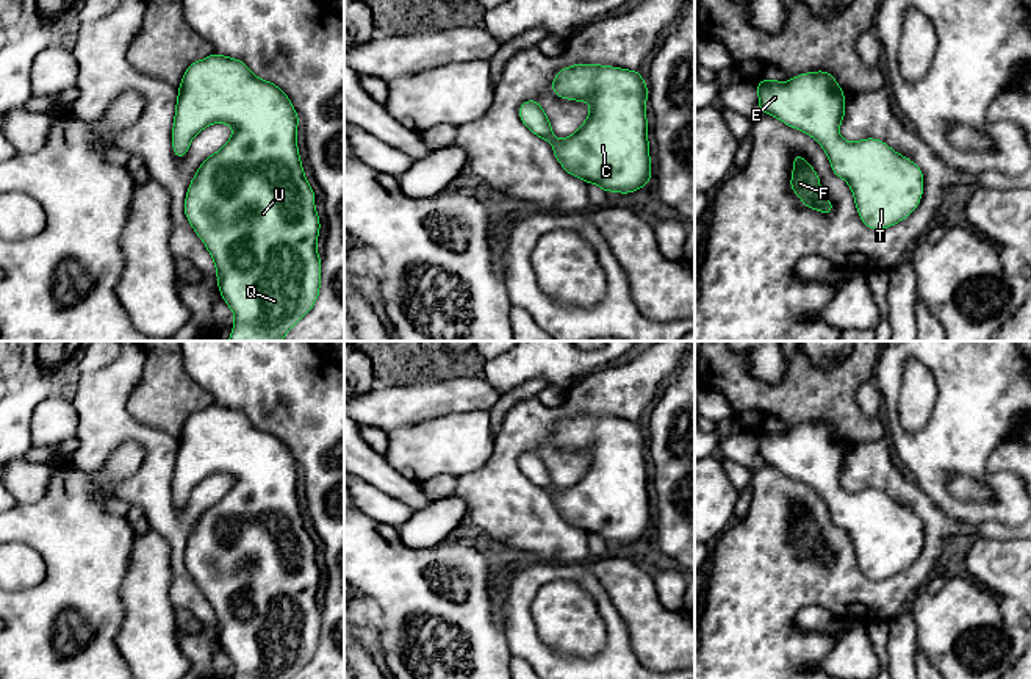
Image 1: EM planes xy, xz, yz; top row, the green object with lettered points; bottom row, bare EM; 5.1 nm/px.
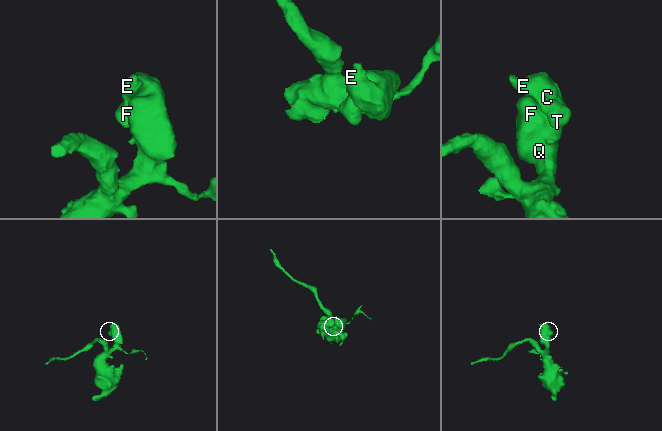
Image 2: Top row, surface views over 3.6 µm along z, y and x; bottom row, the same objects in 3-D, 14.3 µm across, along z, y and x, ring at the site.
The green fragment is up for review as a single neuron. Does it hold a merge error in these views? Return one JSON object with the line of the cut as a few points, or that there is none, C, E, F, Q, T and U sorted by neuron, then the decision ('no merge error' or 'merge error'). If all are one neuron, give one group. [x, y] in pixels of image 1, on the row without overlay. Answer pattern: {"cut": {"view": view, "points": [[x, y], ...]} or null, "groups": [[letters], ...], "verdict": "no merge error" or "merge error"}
{"cut": null, "groups": [["C", "E", "F", "Q", "T", "U"]], "verdict": "no merge error"}

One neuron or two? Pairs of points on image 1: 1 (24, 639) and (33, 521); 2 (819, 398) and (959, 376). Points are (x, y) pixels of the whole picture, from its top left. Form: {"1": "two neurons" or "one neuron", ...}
{"1": "one neuron", "2": "two neurons"}

